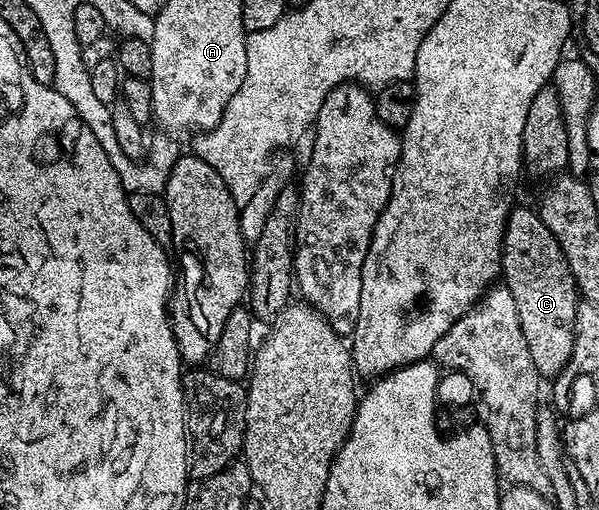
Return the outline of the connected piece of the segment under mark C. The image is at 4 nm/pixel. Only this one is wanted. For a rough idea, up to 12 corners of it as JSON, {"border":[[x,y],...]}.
{"border":[[536,208],[509,210],[503,281],[542,378],[577,334],[577,280]]}

